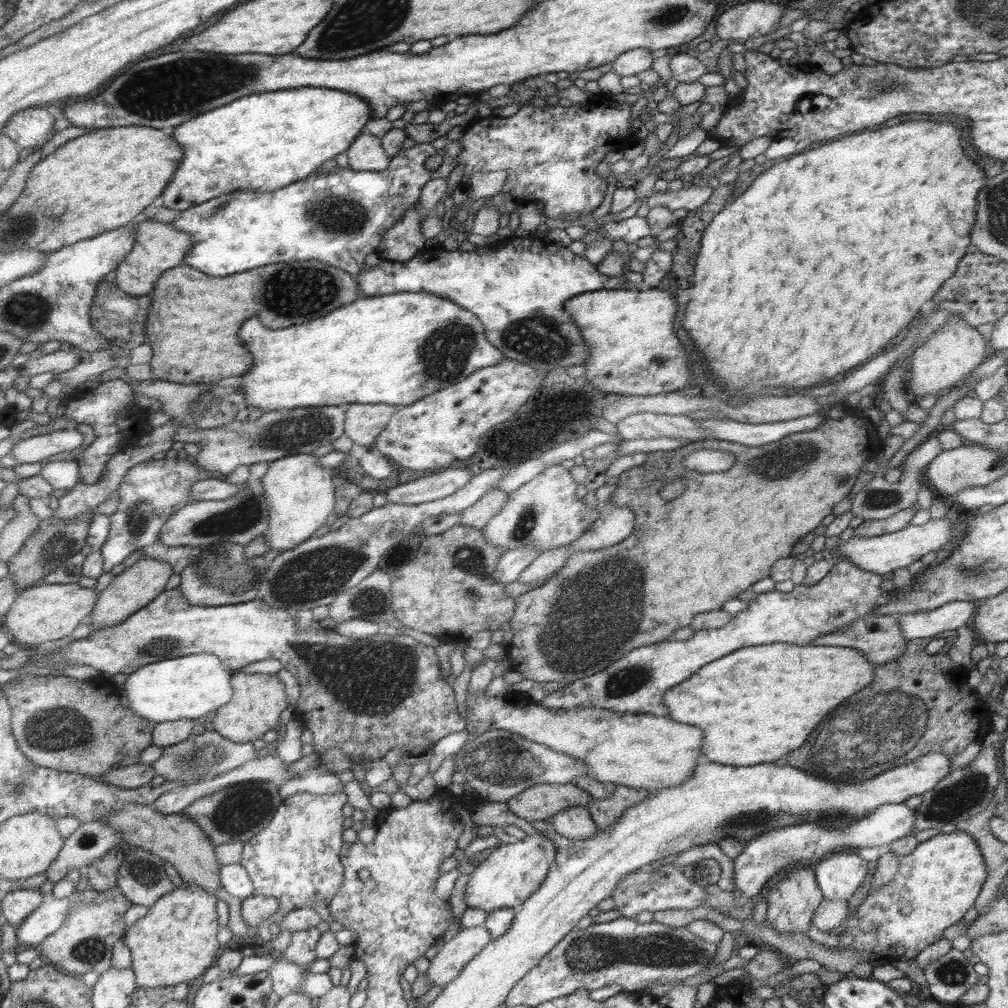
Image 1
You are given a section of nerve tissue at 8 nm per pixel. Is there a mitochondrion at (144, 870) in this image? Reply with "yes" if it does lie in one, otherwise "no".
yes

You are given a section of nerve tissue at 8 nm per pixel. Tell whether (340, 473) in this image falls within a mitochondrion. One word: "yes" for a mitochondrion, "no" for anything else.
no

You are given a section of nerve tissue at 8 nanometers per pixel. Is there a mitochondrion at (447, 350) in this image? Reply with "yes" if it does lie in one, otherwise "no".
yes

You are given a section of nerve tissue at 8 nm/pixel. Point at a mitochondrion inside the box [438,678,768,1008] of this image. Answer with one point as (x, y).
(590, 953)

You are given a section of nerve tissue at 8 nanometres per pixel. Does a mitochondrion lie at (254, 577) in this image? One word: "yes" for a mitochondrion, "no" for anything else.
yes

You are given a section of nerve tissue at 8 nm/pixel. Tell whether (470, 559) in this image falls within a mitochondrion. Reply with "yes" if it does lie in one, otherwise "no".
yes

